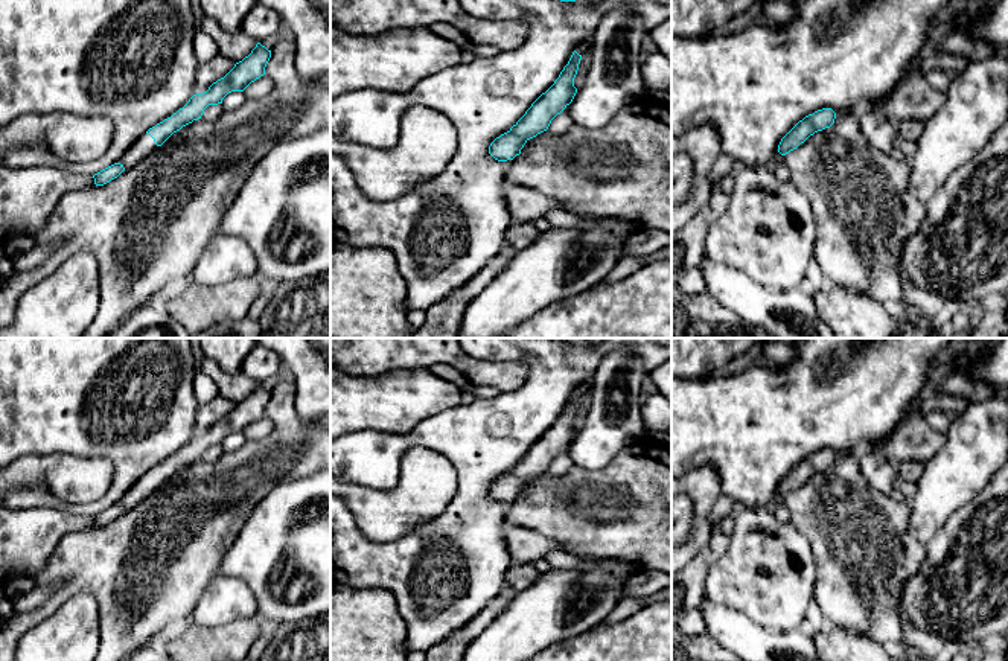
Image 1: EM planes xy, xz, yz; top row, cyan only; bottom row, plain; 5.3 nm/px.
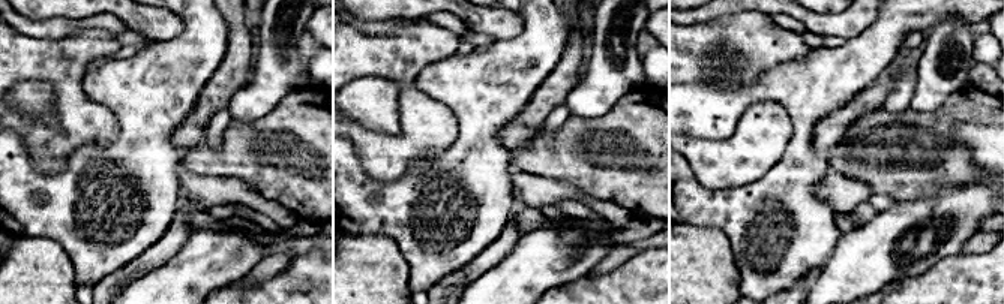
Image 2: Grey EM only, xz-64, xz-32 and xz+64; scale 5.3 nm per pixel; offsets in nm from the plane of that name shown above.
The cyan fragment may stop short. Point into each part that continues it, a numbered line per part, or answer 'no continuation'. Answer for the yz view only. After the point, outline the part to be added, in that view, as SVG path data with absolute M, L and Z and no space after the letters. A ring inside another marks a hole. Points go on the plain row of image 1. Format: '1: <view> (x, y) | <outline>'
no continuation

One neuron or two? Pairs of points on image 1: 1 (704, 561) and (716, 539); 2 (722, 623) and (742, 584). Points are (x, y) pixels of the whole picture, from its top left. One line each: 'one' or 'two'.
1: one
2: two

